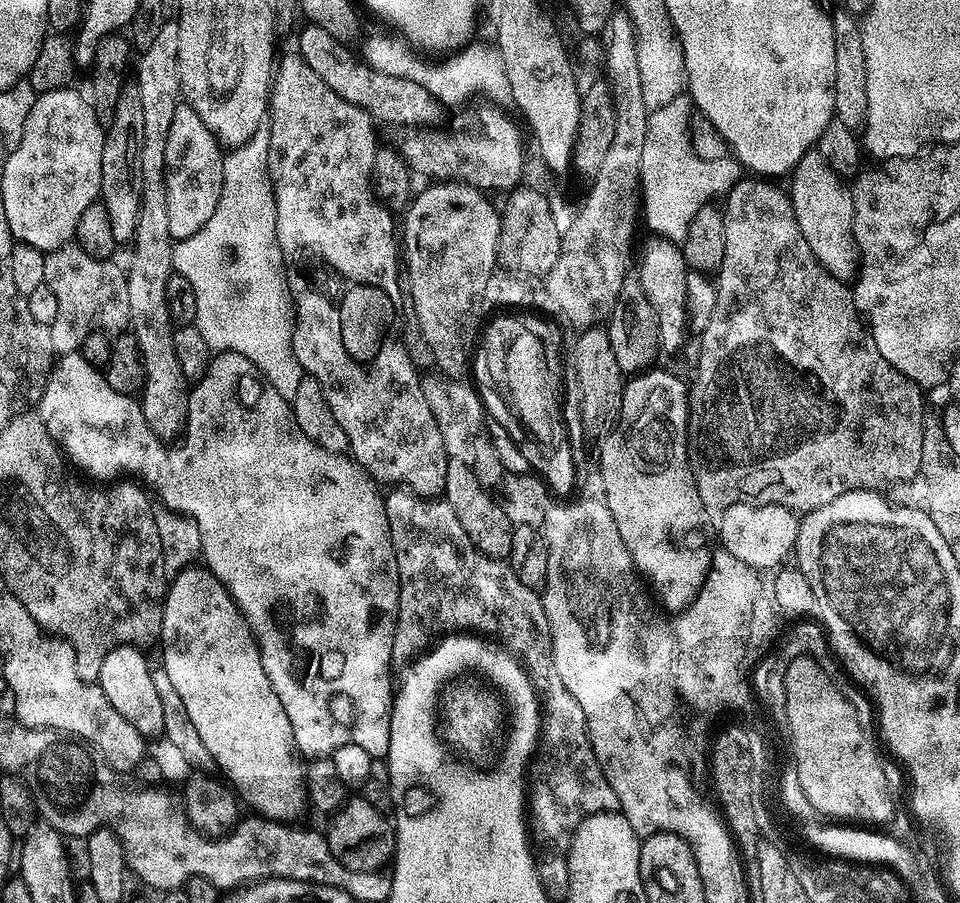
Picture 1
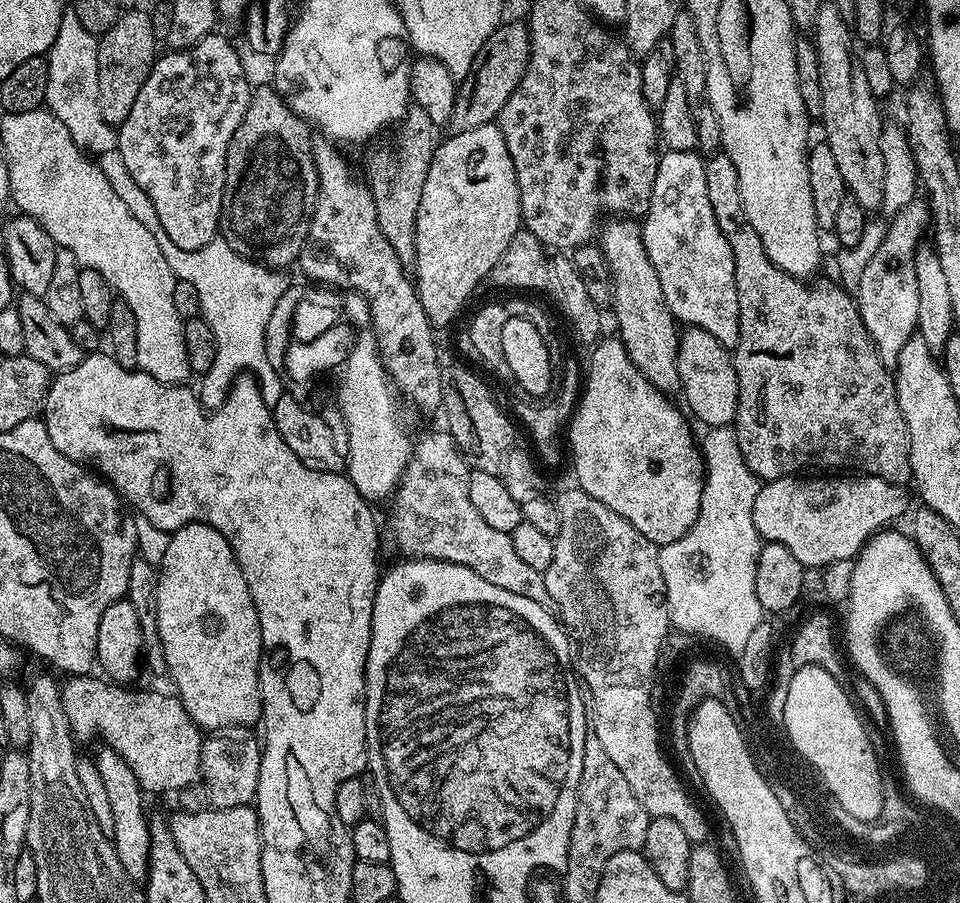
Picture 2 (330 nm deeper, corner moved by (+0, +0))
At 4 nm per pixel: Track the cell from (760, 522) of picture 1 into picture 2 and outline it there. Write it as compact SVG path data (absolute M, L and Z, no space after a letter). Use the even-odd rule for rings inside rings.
M844 474L841 480L804 480L803 475L783 476L777 480L761 483L758 498L754 498L752 517L754 530L758 530L761 541L781 544L798 558L805 569L823 569L838 559L852 560L859 556L864 545L877 532L887 529L908 508L908 488L903 484L891 484L877 476Z

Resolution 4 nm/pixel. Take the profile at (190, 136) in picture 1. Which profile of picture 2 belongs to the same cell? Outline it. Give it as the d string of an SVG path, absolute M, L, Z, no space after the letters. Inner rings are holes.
M213 34L202 38L192 48L181 48L179 50L168 50L157 59L156 65L150 70L142 90L138 90L138 99L135 100L130 114L126 114L126 122L118 125L119 147L122 158L126 161L126 167L130 169L130 174L138 186L154 202L154 210L158 214L158 222L162 222L162 230L166 230L166 238L174 242L182 250L198 250L206 246L210 241L217 239L220 230L220 211L224 205L224 175L226 174L226 150L230 146L230 138L234 138L234 130L242 122L242 114L246 114L246 106L250 102L254 88L248 85L248 76L244 73L244 64L240 61L240 56L236 53L236 48L224 36Z

